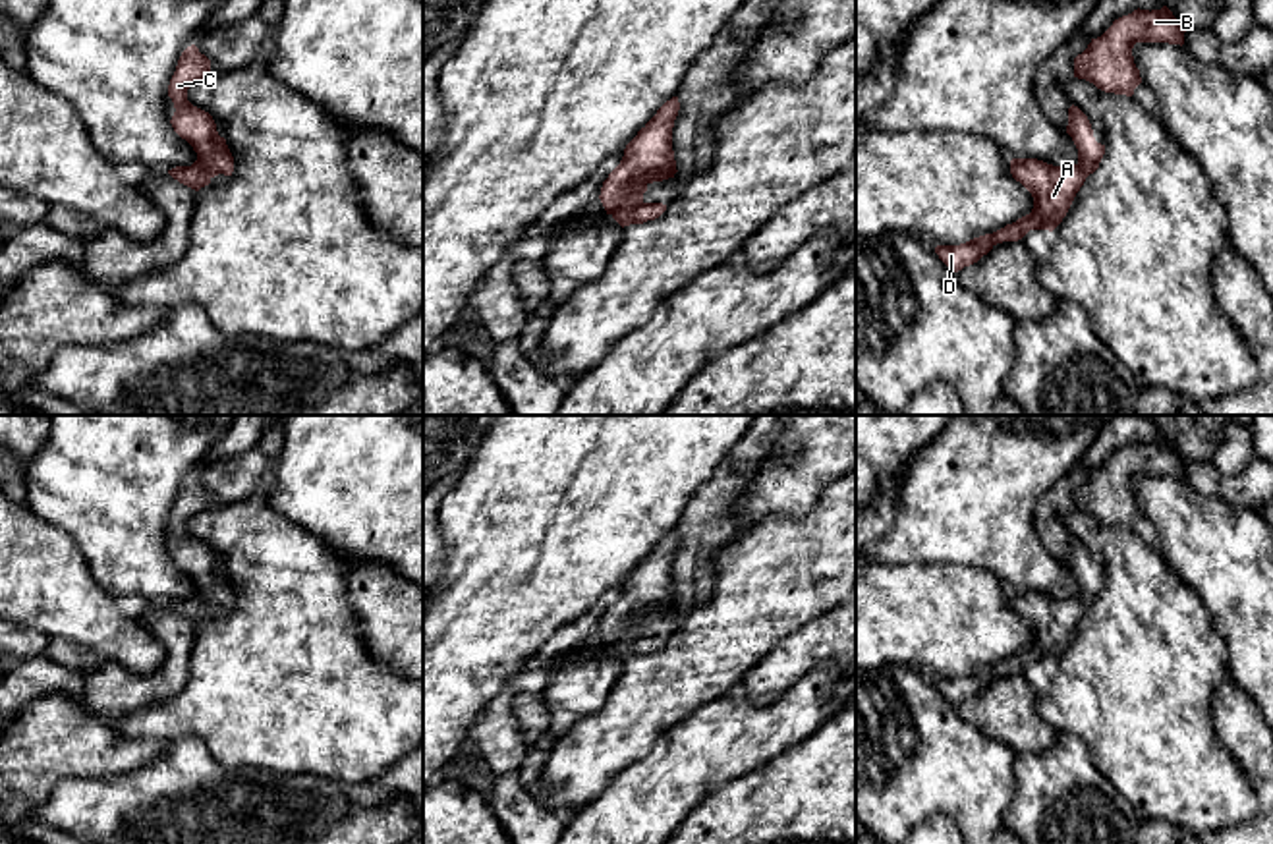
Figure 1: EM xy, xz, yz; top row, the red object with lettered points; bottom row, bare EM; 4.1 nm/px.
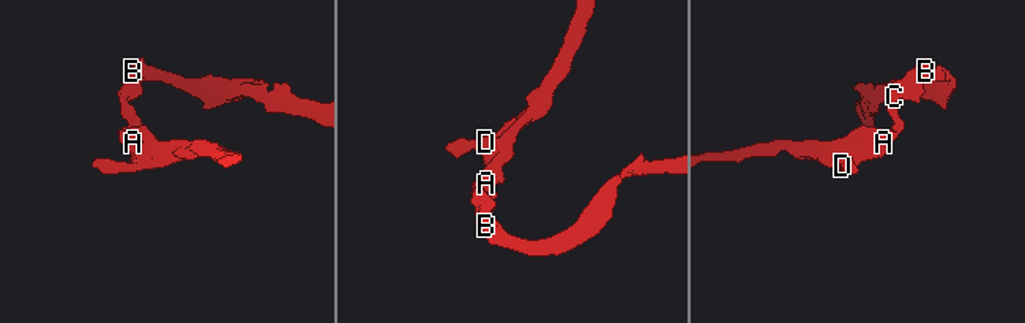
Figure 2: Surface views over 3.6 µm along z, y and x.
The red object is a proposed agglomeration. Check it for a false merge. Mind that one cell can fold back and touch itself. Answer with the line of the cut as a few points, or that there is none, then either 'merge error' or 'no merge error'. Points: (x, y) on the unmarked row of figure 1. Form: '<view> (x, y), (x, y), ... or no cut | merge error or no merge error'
no cut | no merge error

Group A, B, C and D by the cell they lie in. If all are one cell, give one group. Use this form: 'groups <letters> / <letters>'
groups A B C D

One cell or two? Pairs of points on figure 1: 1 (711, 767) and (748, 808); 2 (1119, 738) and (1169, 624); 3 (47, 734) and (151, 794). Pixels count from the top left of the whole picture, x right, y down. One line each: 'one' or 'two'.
1: two
2: one
3: two

